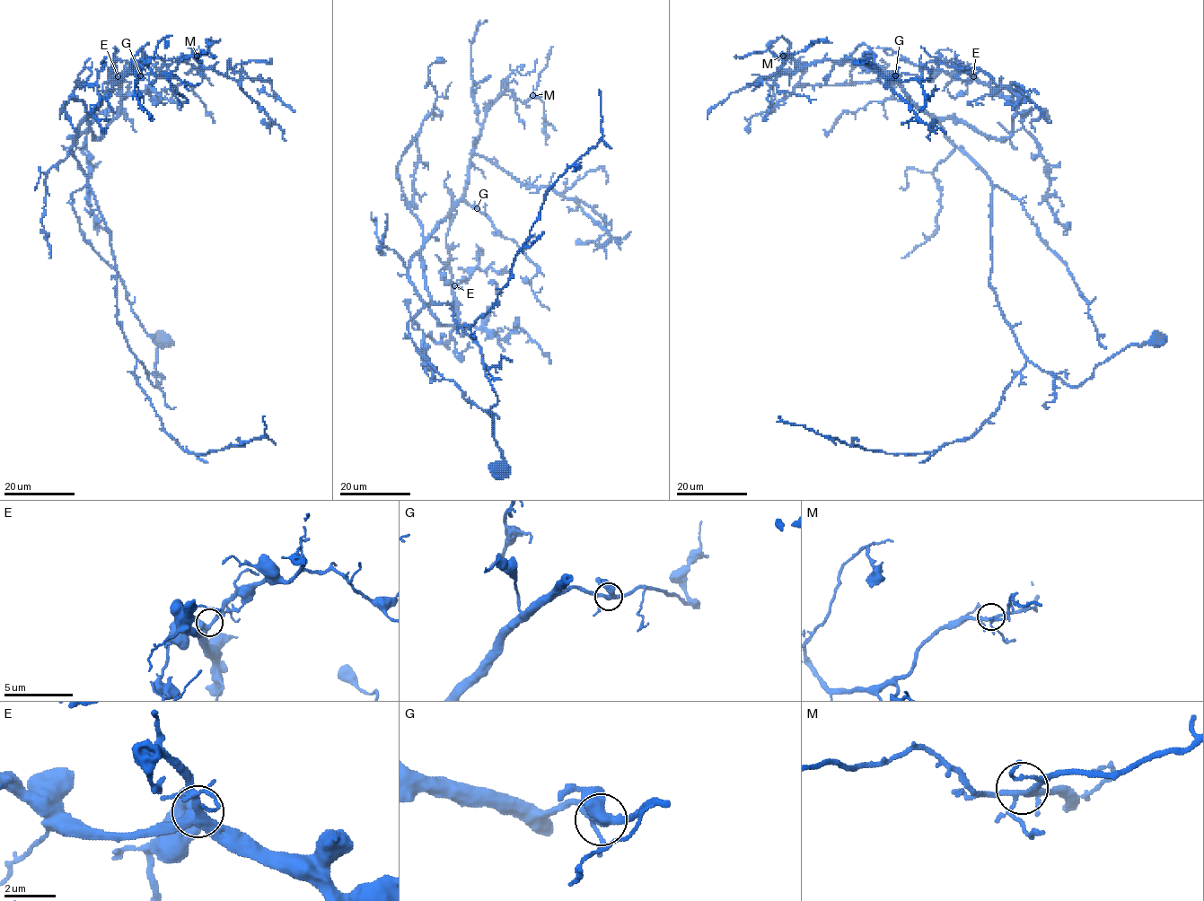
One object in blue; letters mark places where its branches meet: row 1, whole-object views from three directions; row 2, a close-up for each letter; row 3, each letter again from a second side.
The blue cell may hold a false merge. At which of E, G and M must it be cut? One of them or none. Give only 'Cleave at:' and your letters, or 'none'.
Cleave at: none

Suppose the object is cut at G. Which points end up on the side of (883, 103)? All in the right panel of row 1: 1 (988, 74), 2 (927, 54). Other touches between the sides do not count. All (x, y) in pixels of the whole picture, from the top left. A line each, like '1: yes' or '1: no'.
1: no
2: no

